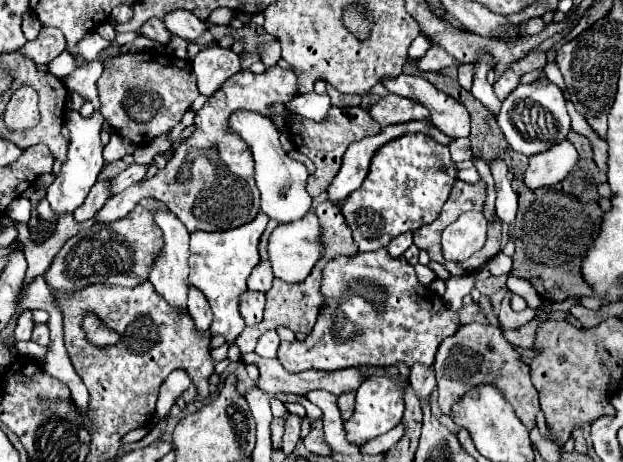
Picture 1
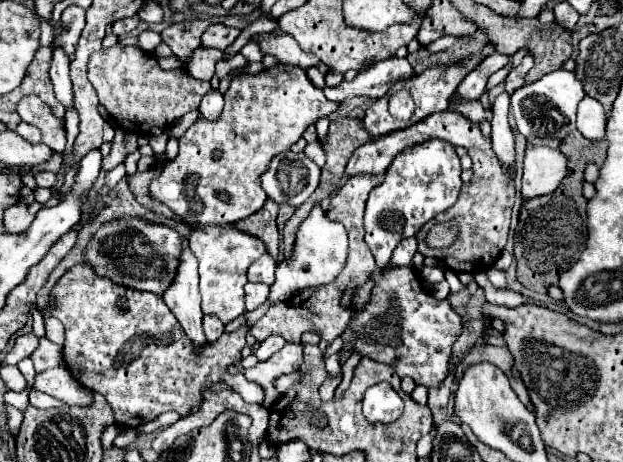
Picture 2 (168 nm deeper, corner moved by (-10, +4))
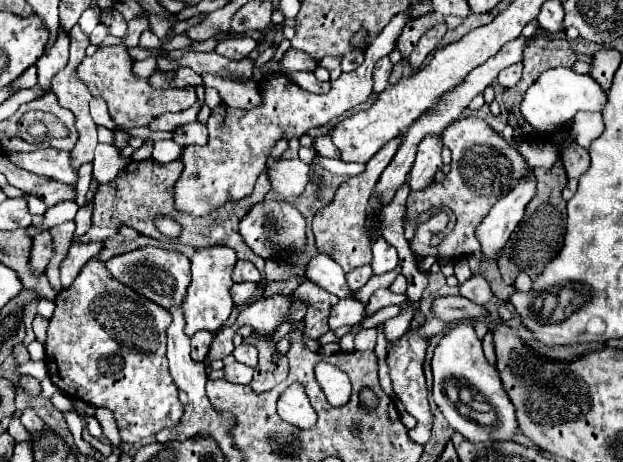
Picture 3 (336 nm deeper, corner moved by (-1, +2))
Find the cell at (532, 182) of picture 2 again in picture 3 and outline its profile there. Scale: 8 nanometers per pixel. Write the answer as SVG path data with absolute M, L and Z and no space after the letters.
M529 168L527 174L489 210L489 214L477 228L477 236L485 256L501 254L501 248L509 240L513 228L521 222L527 202L535 194L537 194L537 178L533 168Z

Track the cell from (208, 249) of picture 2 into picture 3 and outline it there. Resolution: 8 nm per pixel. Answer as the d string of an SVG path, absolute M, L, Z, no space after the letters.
M209 246L209 248L195 248L191 258L191 284L187 288L185 298L185 334L193 336L197 330L219 330L233 310L231 300L231 286L233 286L233 268L237 262L237 254L233 248L227 246Z

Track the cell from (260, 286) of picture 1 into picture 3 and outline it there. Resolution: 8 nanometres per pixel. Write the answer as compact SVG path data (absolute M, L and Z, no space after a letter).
M239 260L237 266L235 266L235 270L233 270L233 280L235 280L235 282L255 282L255 284L259 284L261 274L259 274L259 270L255 268L253 262L249 262L249 260Z

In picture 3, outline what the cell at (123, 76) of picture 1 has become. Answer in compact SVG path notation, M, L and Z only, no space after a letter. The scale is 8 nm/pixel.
M99 46L93 56L87 56L75 70L75 76L89 88L91 96L101 96L107 106L113 122L123 128L147 126L151 120L167 114L167 112L183 112L193 106L197 96L193 86L185 88L153 88L149 78L141 78L133 72L133 58L127 50L119 46Z

